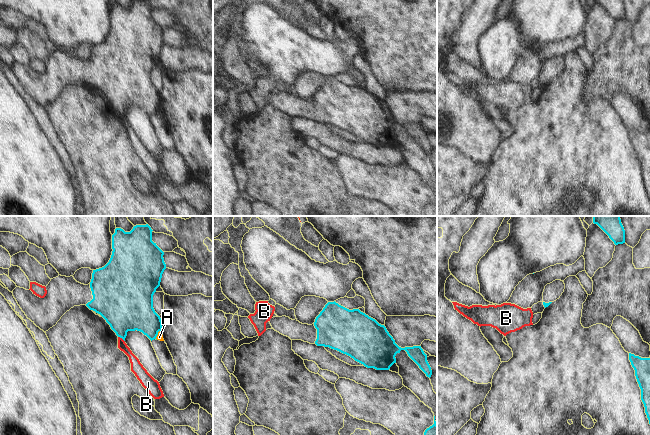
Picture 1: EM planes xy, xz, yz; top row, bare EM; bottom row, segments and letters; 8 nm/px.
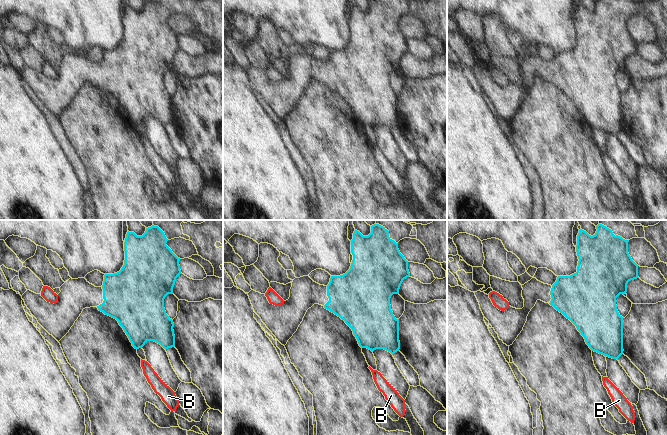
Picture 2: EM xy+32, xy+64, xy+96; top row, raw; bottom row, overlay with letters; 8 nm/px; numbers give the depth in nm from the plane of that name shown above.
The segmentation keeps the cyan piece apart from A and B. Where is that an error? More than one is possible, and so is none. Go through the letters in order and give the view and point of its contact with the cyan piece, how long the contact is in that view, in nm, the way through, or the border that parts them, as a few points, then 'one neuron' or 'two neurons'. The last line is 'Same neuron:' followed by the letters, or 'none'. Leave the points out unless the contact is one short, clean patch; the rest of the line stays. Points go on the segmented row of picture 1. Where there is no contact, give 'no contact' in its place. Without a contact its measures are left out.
A: xy (157, 334) | 90 nm | along xy (161, 330), (158, 332), (156, 339) | two neurons
B: xy (121, 337) | 70 nm | two neurons
Same neuron: none

